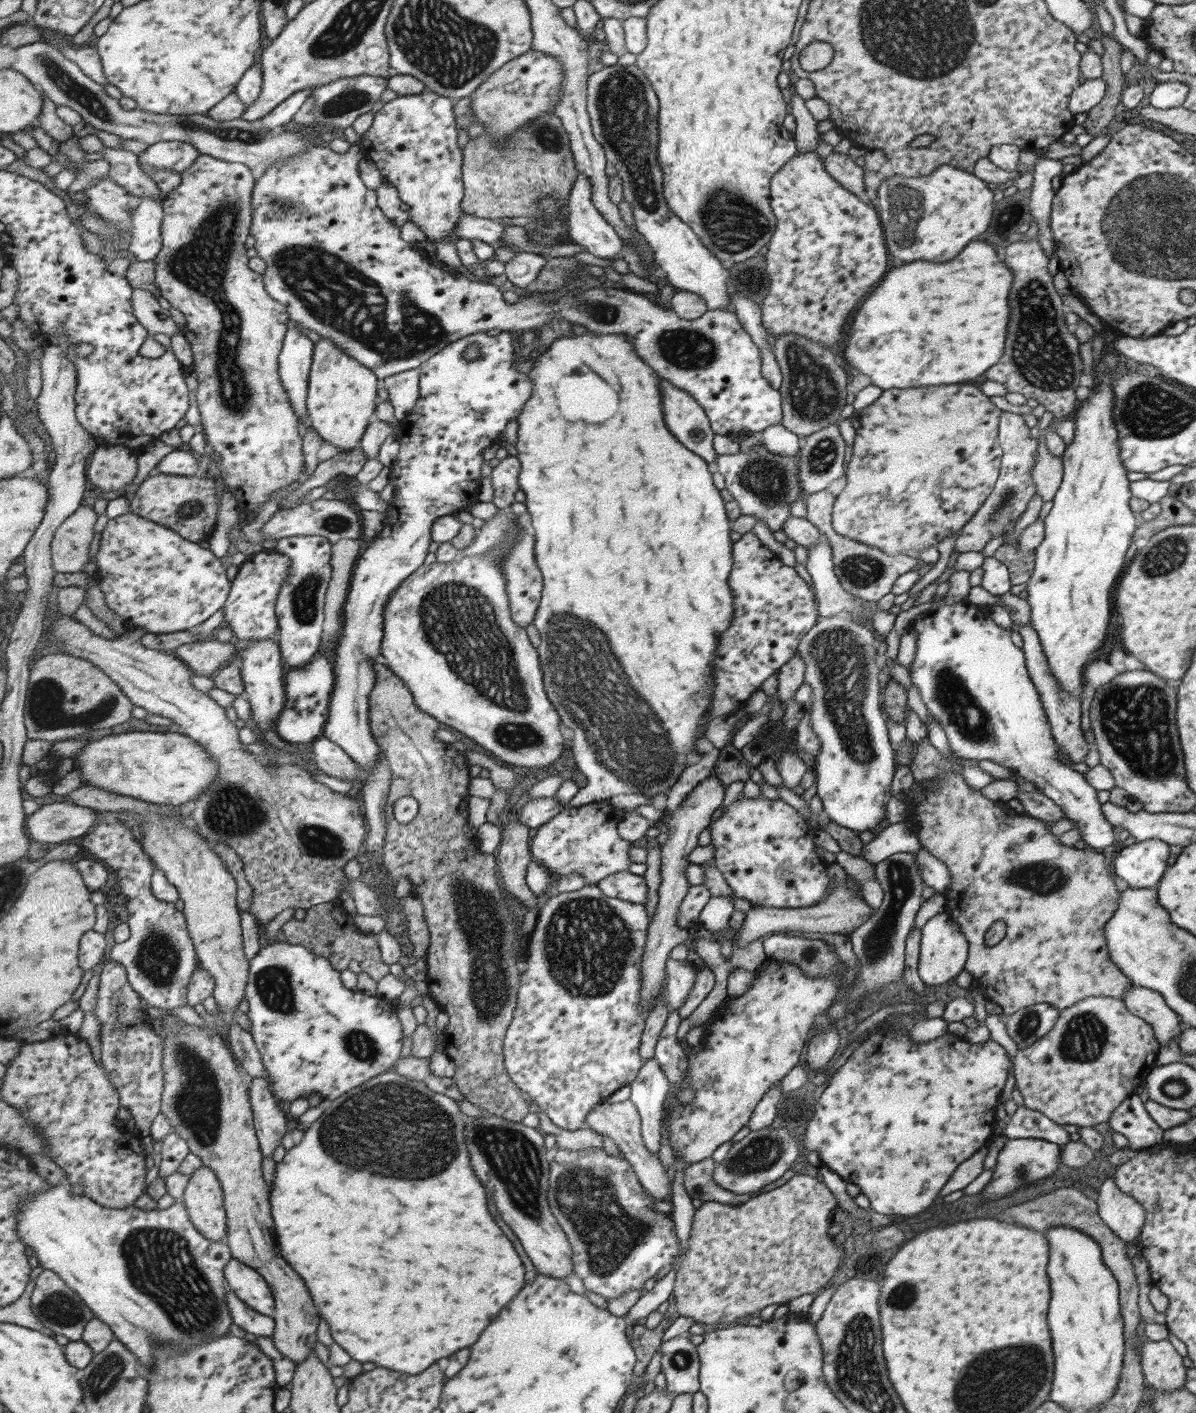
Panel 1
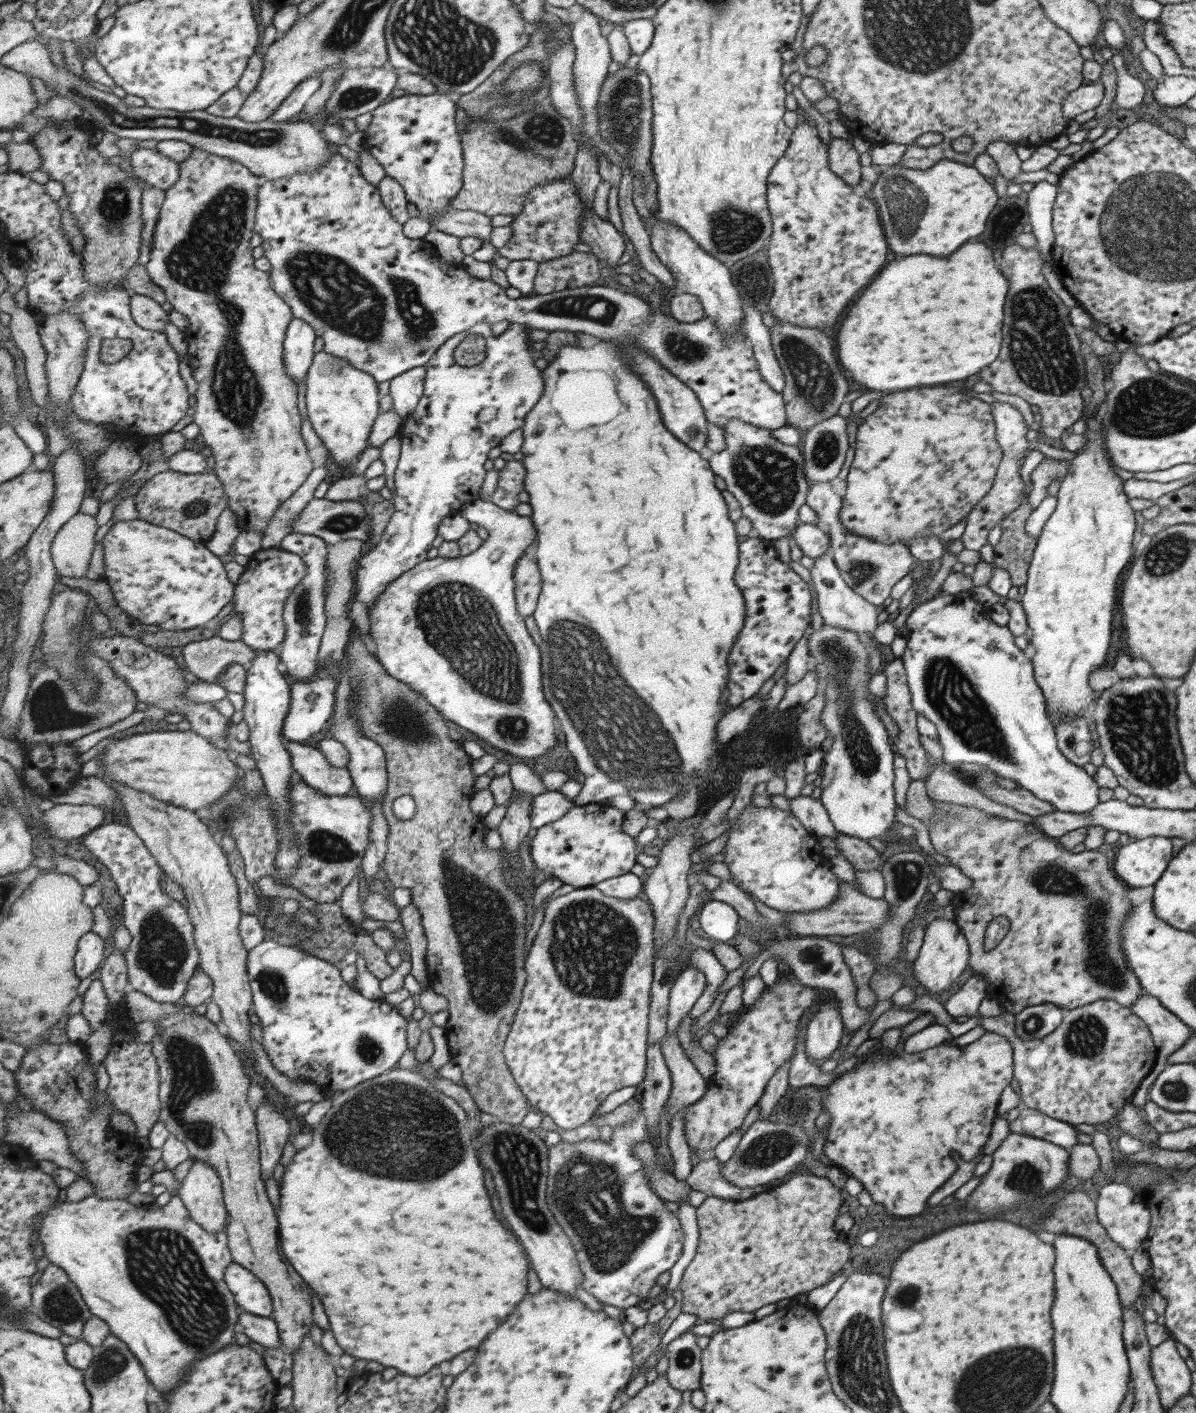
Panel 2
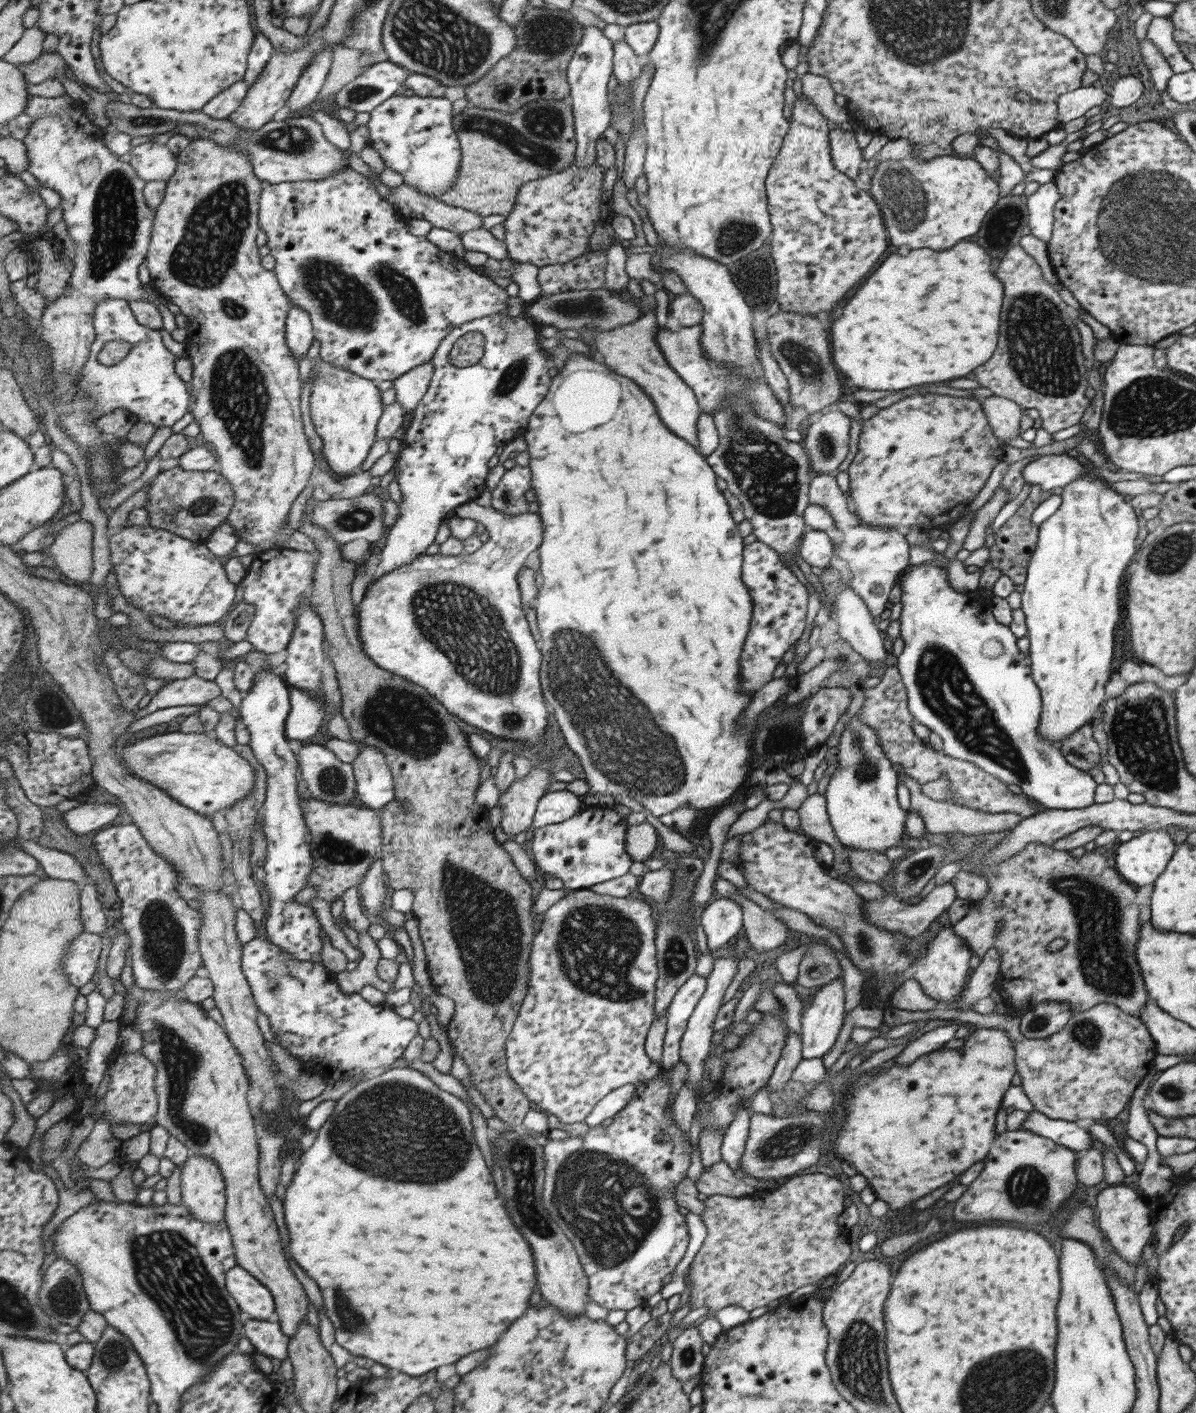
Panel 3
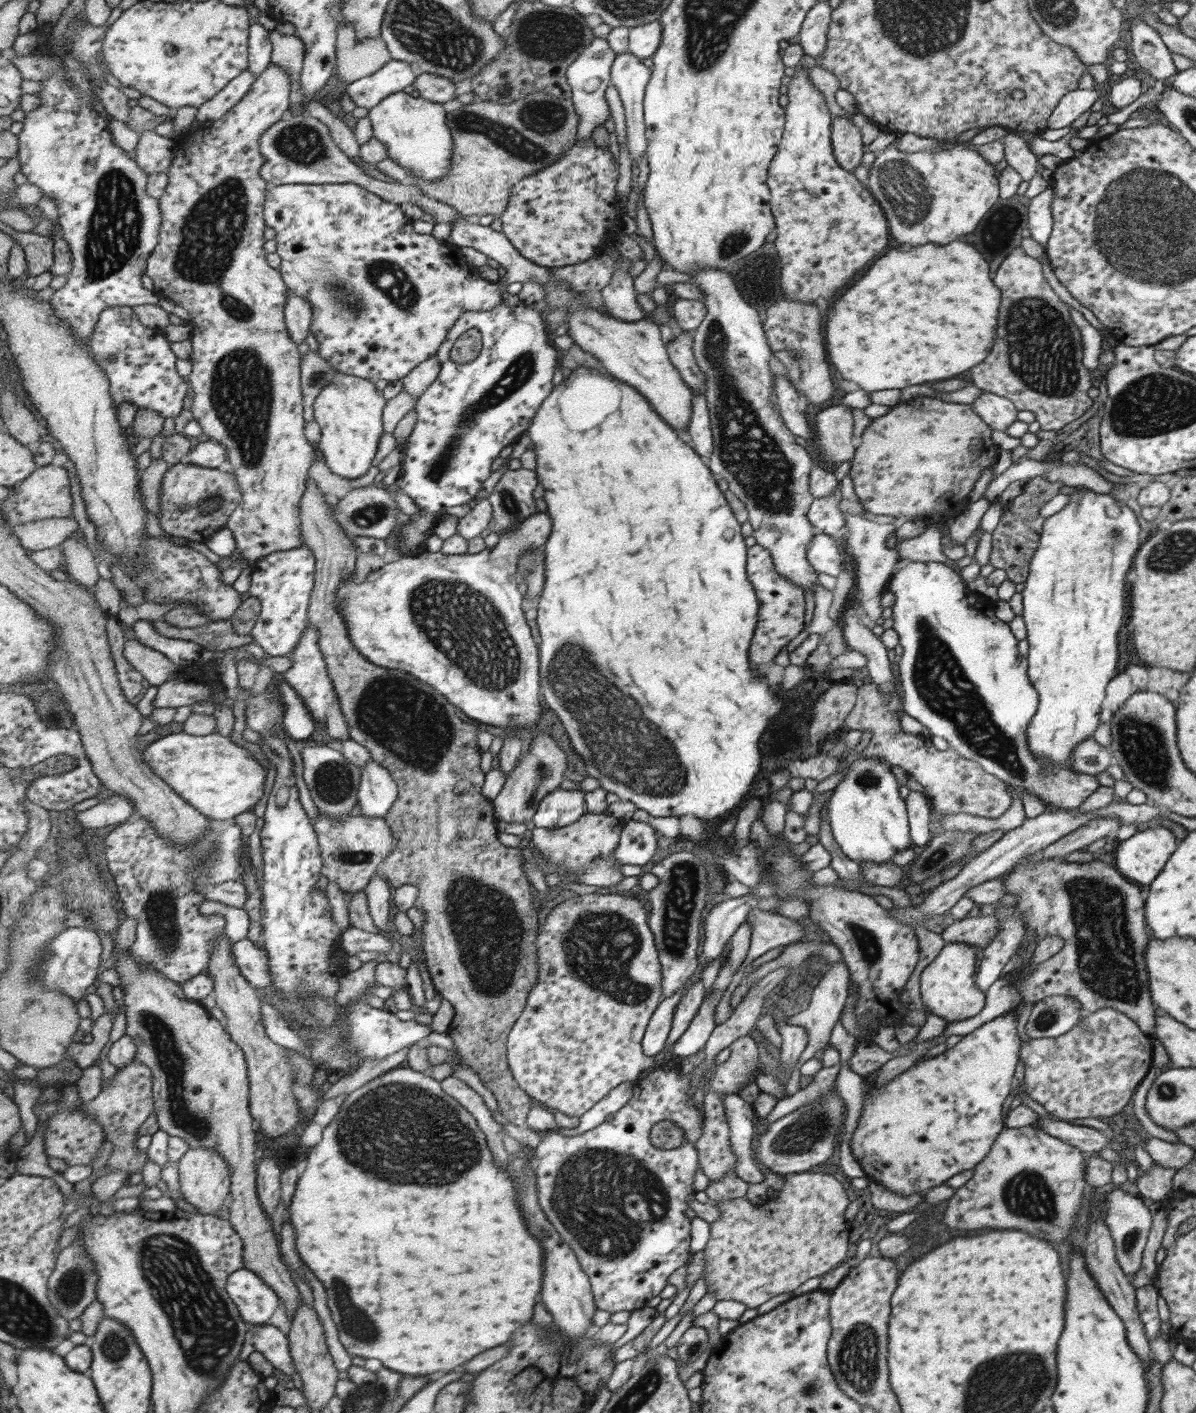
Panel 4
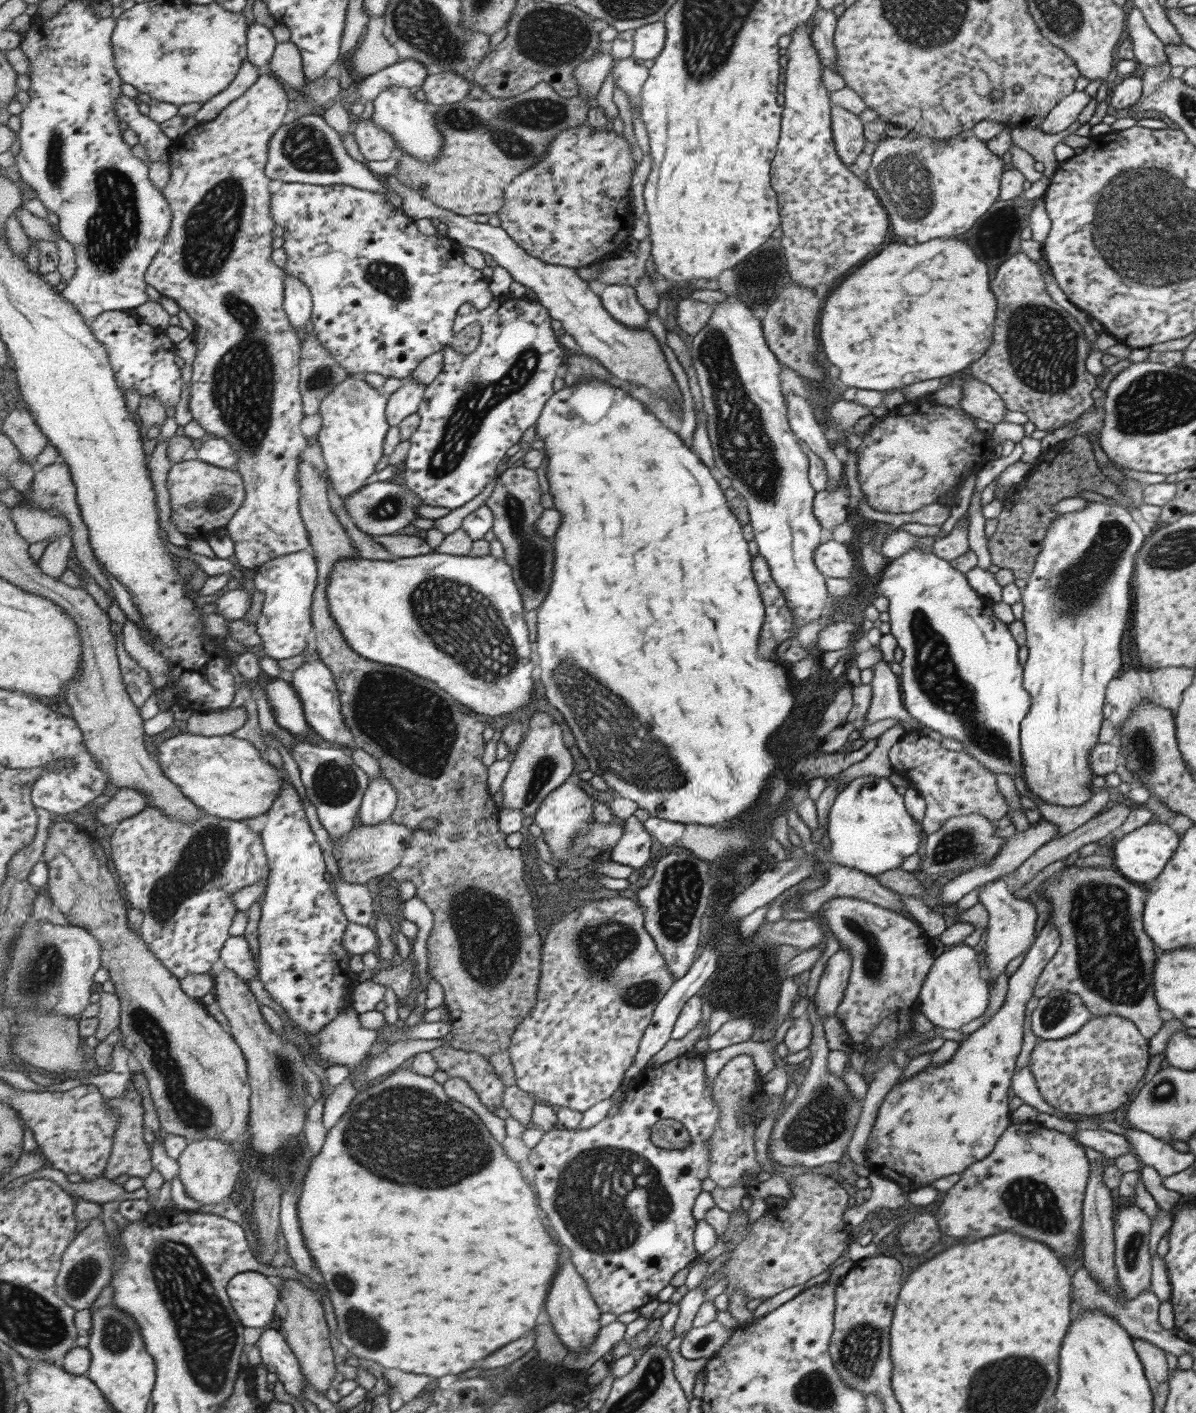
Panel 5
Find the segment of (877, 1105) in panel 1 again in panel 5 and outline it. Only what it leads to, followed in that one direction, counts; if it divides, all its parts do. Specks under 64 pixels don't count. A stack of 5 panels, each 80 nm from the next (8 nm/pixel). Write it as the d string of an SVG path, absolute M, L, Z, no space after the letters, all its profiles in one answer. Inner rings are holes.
M1047 921L1019 967L1008 978L1005 1003L991 1020L972 1032L967 1031L966 1038L960 1042L957 1051L943 1064L924 1067L910 1079L890 1087L877 1107L877 1118L873 1120L863 1149L864 1161L870 1172L894 1182L909 1192L950 1174L961 1173L970 1164L991 1152L999 1135L1011 1124L1010 1111L1007 1109L1007 1088L1010 1086L1015 1061L1021 1049L1025 1005L1033 994L1041 969L1055 954L1059 943L1059 933L1054 925Z

